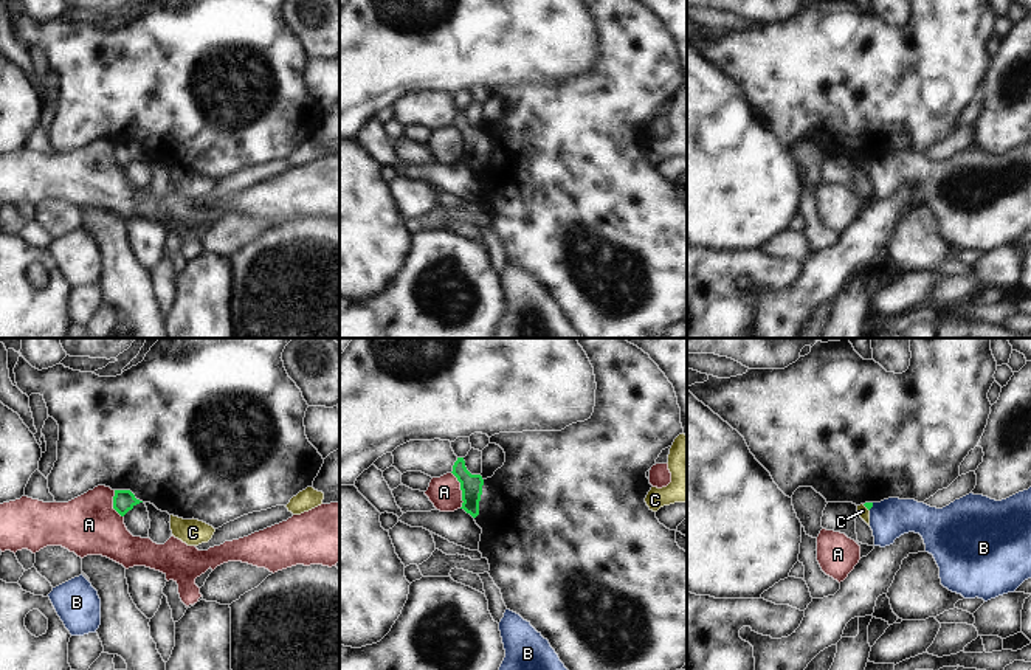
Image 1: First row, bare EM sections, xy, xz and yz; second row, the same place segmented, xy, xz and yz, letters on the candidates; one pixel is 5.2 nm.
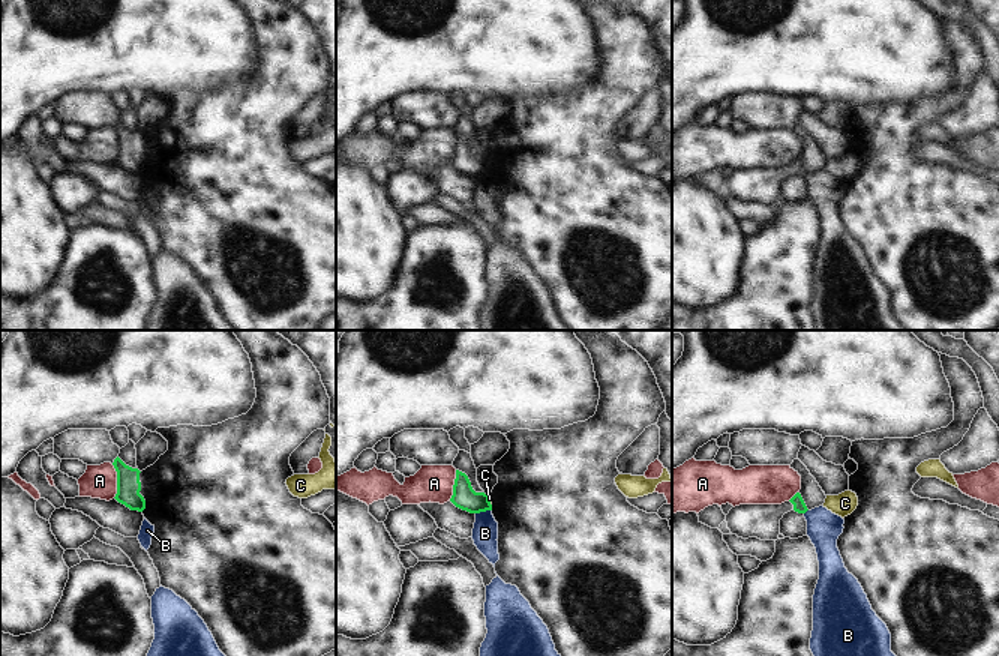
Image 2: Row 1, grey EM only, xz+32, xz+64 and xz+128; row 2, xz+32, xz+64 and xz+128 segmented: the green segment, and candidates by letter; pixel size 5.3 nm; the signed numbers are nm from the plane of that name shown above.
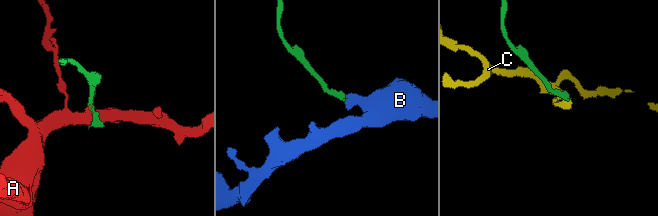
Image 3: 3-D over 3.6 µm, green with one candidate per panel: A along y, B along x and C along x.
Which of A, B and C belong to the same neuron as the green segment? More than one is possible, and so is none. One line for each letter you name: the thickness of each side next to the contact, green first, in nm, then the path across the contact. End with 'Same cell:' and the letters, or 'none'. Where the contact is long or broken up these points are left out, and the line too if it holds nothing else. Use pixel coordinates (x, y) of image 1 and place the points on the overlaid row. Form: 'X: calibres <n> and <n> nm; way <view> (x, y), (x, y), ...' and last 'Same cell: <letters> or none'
Same cell: none

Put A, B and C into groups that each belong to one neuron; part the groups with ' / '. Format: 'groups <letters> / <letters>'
groups A / B / C

